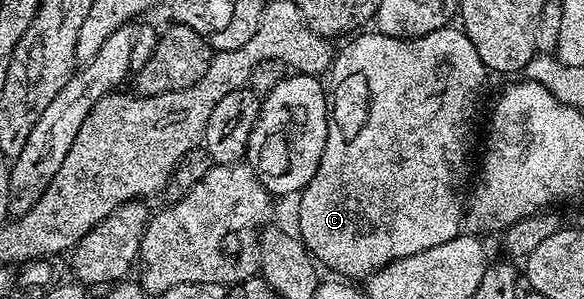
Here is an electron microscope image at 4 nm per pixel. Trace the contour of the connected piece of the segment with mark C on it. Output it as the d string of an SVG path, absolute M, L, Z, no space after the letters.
M446 26L435 30L431 34L423 34L422 36L415 36L412 38L402 38L400 36L384 36L383 33L376 30L370 32L362 31L362 36L354 35L349 45L345 49L338 51L333 57L331 65L331 77L333 76L333 88L331 84L331 107L329 110L329 137L323 146L323 158L319 158L319 166L315 170L315 174L311 178L311 182L306 188L301 189L299 199L301 205L297 208L297 224L301 227L299 231L299 239L306 248L309 249L314 261L326 264L329 268L334 268L336 275L341 278L348 278L353 282L361 282L373 275L373 273L386 268L388 264L393 264L397 260L407 258L411 254L419 254L423 250L431 250L431 246L439 246L443 242L451 242L451 238L455 238L462 231L461 228L461 212L463 216L463 196L461 200L461 187L465 184L465 175L469 172L469 127L473 124L473 91L484 82L487 77L487 69L485 63L479 58L479 54L475 54L475 46L471 46L471 38L467 38L467 34L460 27Z

